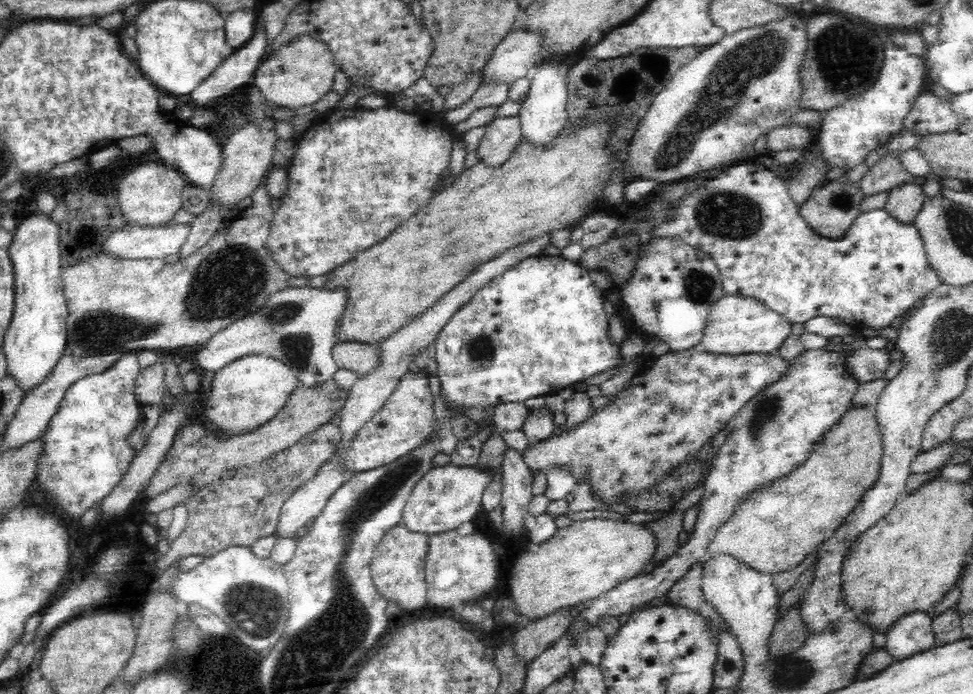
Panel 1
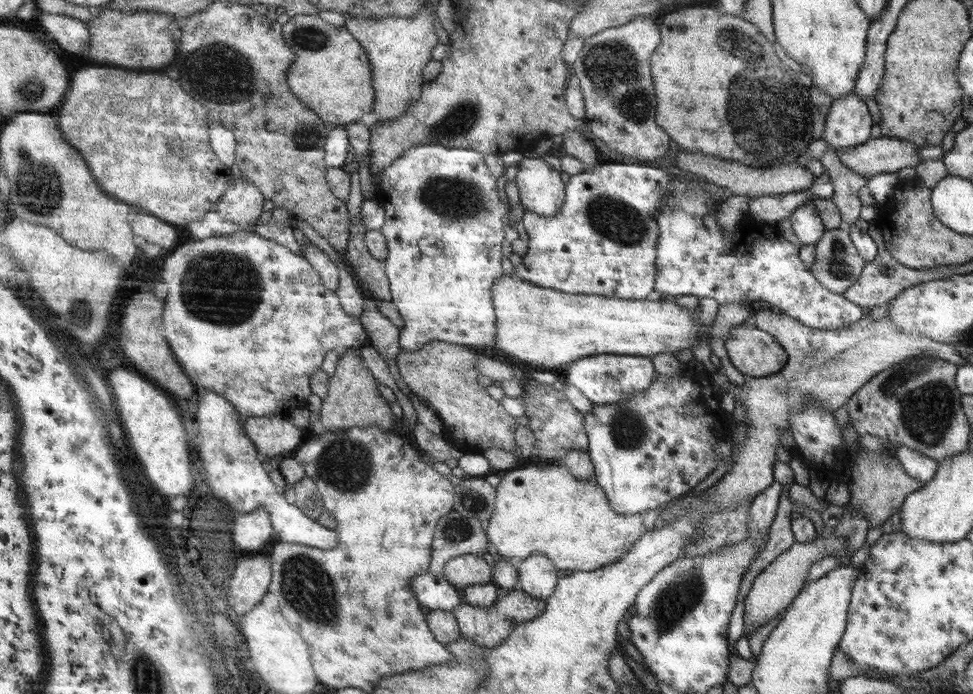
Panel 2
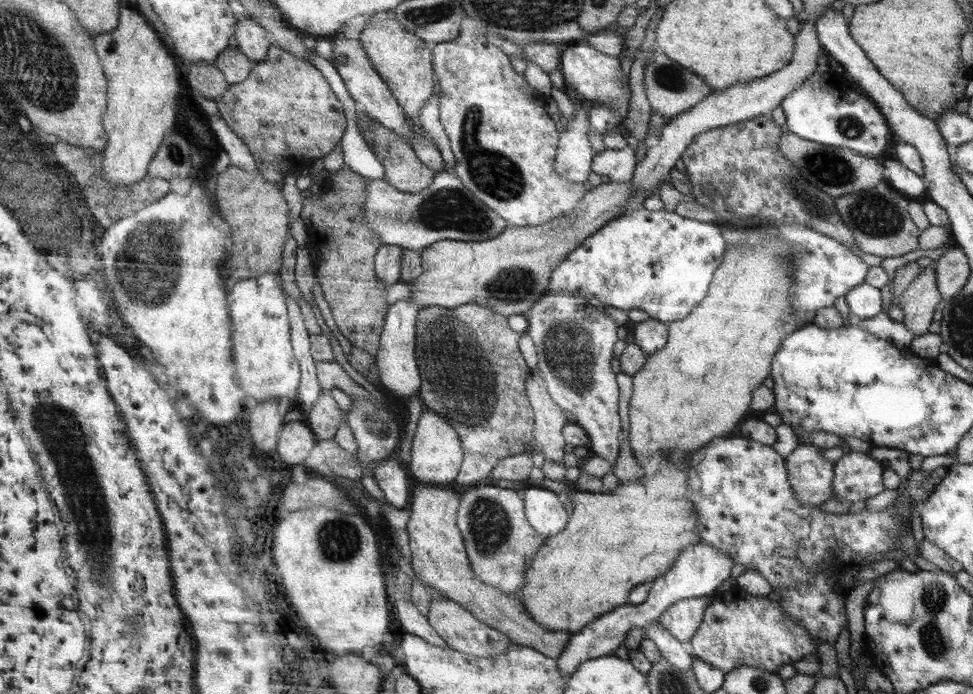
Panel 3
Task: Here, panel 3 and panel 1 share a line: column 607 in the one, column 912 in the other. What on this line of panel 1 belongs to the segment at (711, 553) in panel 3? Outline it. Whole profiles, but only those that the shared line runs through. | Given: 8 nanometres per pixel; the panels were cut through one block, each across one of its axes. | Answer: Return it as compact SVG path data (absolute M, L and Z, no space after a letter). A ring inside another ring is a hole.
M926 612L902 616L888 630L884 647L898 661L936 647L932 621Z

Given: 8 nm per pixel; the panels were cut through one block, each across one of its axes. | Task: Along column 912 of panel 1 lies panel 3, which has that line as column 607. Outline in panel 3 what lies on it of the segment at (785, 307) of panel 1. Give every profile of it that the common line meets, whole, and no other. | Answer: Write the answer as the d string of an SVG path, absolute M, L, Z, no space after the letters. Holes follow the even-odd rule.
M643 207L615 218L580 244L552 272L549 290L572 292L587 301L596 298L604 306L610 305L627 312L638 308L644 310L650 319L669 324L686 319L703 302L726 252L727 240L719 224L691 220L664 209L650 212Z

